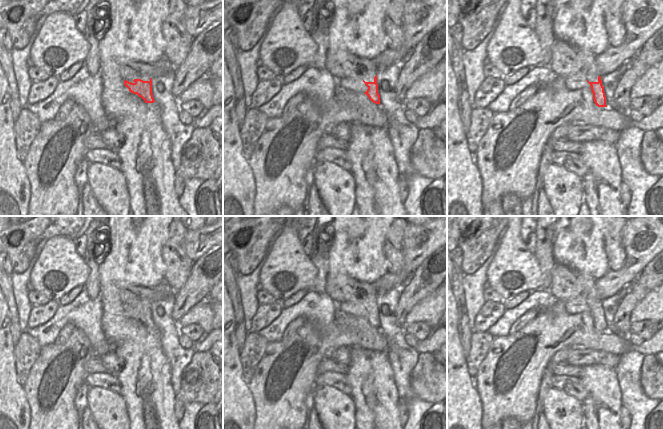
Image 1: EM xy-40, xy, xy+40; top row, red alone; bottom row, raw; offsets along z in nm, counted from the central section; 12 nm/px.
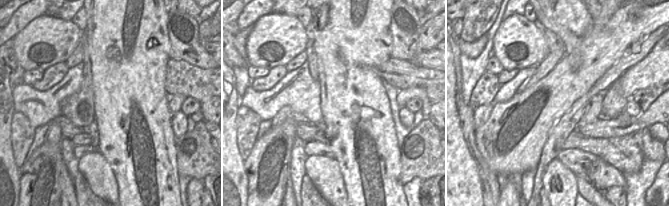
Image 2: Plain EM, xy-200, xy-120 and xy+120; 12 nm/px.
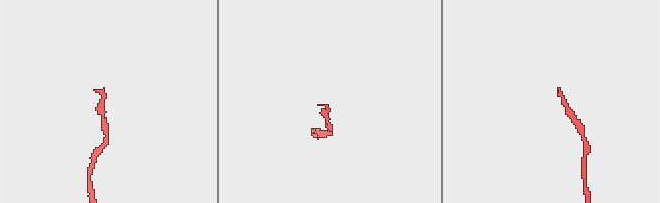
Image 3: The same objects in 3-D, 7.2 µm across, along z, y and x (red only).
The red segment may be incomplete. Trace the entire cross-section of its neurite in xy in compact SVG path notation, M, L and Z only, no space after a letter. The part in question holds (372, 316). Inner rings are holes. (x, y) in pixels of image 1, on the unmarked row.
M377 299L374 301L373 306L365 306L364 304L363 306L368 311L367 315L364 318L366 318L373 327L376 327L379 329L380 319L378 317Z

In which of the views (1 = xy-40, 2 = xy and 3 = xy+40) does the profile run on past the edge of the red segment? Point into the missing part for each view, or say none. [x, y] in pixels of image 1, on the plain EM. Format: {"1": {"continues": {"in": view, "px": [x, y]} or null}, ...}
{"1": {"continues": null}, "2": {"continues": null}, "3": {"continues": null}}

